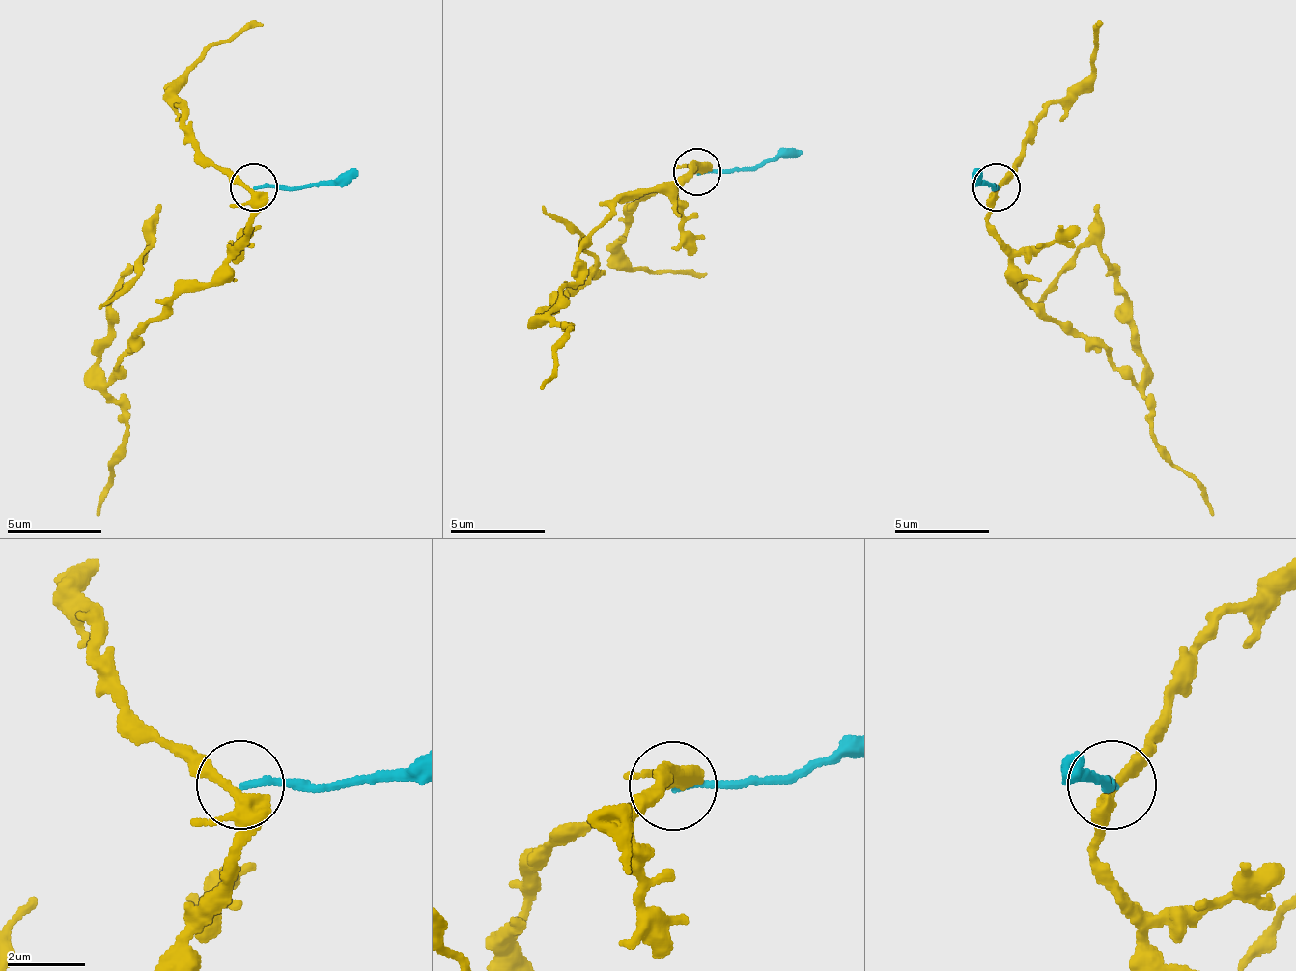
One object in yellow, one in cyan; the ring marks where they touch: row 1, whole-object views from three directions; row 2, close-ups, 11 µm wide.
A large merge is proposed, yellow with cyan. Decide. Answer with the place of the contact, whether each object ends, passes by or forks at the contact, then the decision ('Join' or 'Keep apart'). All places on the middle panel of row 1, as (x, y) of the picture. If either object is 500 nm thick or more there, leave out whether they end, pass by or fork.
Place: (697, 172). At the ring yellow forks. At the ring cyan ends. Keep apart

